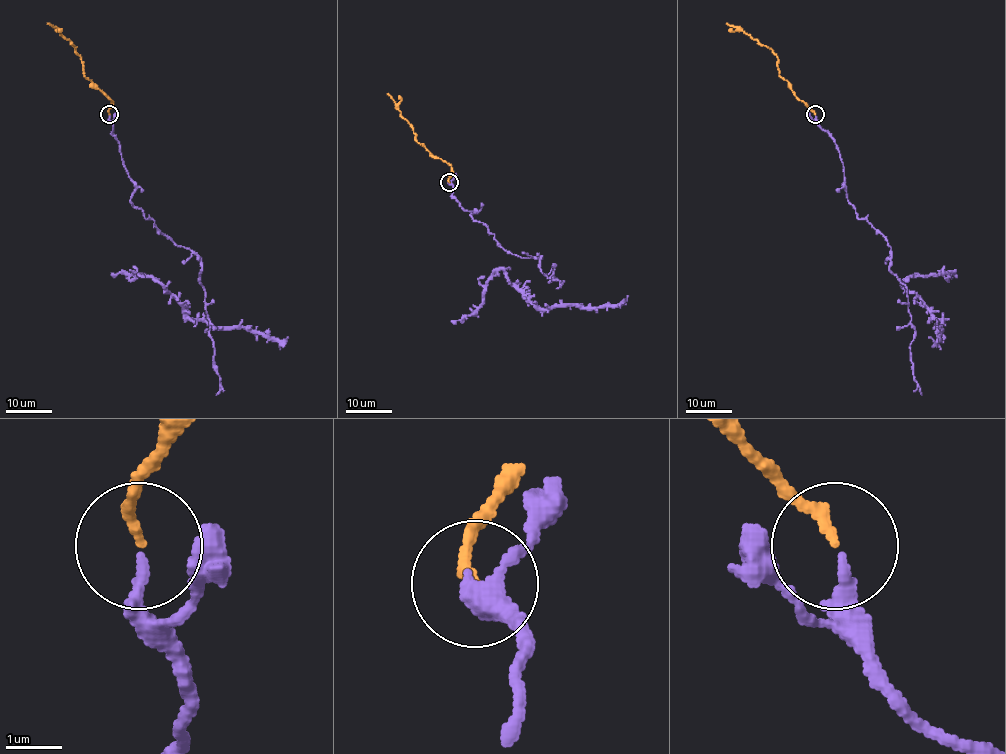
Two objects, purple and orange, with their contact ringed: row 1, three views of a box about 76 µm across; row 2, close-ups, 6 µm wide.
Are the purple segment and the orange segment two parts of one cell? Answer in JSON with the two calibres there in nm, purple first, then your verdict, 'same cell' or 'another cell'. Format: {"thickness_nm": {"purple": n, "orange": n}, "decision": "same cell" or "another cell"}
{"thickness_nm": {"purple": 240, "orange": 170}, "decision": "same cell"}

